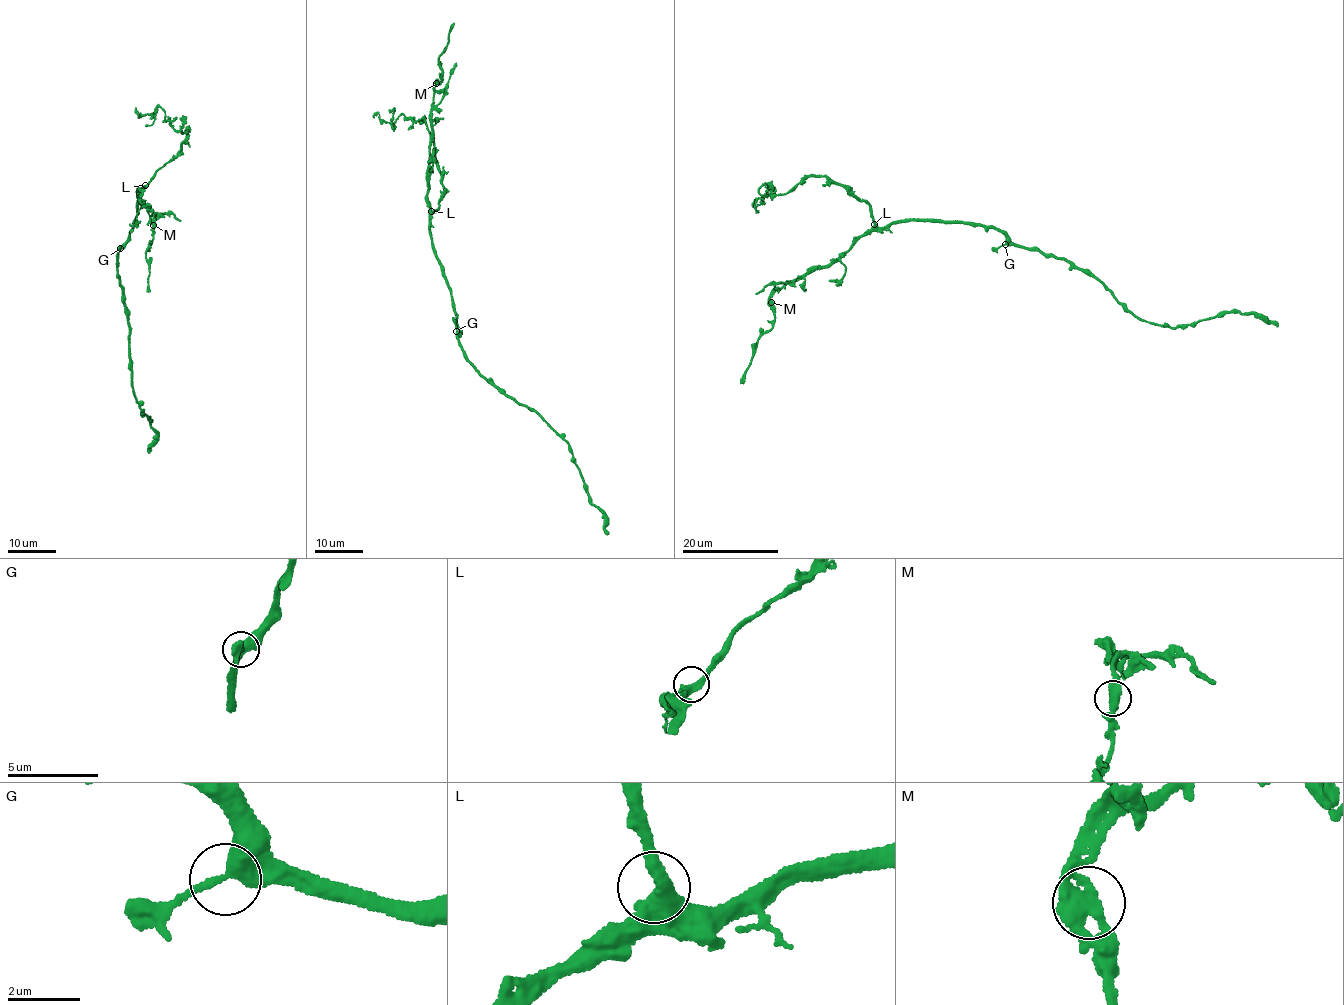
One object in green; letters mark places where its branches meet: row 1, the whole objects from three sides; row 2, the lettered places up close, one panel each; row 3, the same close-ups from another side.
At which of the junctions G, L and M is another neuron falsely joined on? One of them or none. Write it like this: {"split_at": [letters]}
{"split_at": []}

